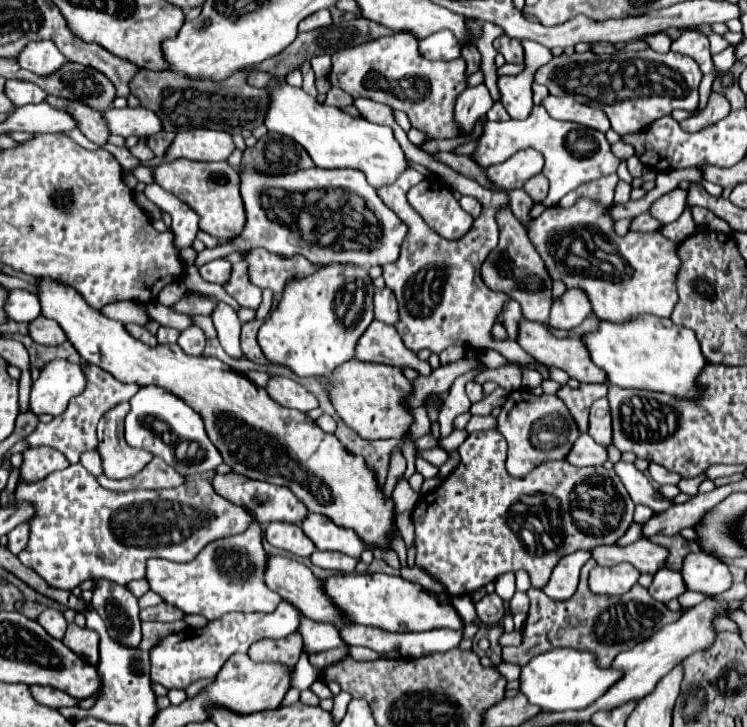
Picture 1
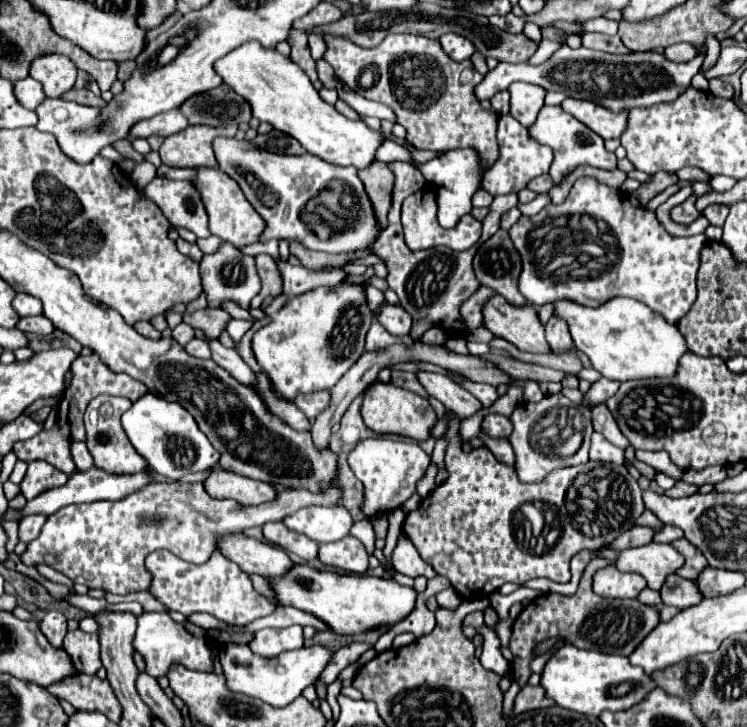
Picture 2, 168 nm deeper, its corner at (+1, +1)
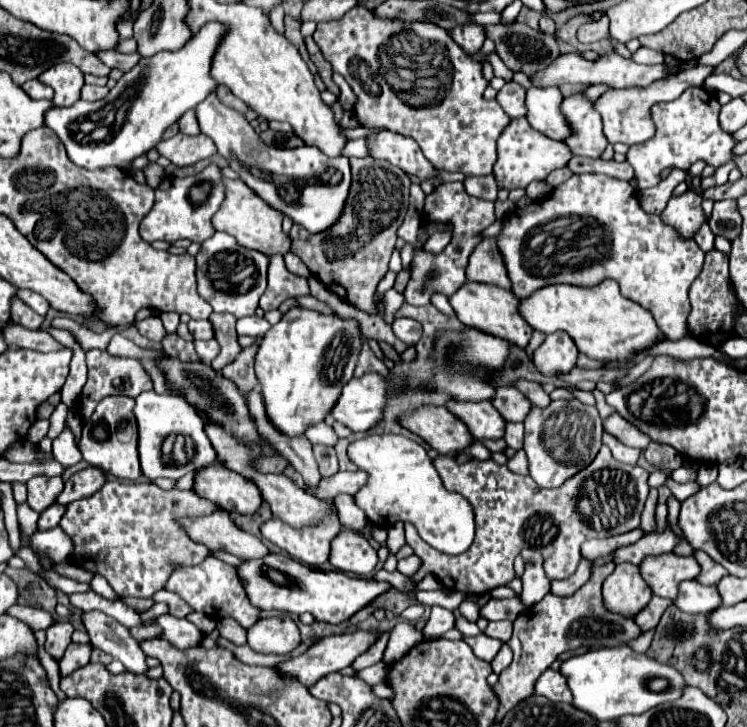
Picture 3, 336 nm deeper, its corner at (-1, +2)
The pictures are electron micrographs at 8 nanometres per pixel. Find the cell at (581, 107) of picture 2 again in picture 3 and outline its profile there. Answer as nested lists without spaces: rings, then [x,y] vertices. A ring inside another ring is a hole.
[[[695,66],[695,68],[689,68],[689,70],[681,70],[679,74],[667,78],[667,80],[661,80],[661,82],[655,82],[647,88],[627,88],[627,90],[607,90],[603,96],[599,96],[595,102],[593,102],[593,108],[599,110],[601,118],[603,118],[603,132],[607,136],[607,140],[611,144],[615,142],[623,142],[627,146],[631,144],[637,144],[637,142],[645,142],[649,140],[655,132],[653,132],[653,124],[649,122],[649,108],[655,104],[655,102],[661,102],[661,100],[675,100],[677,96],[683,94],[683,90],[691,88],[691,86],[703,86],[703,80],[713,74],[713,66]]]

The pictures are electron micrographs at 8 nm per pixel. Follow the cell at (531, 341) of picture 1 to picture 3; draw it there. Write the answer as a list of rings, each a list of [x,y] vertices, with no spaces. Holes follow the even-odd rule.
[[[465,282],[465,286],[461,286],[451,298],[449,298],[453,310],[457,312],[457,318],[475,330],[481,330],[485,334],[493,334],[497,338],[505,338],[507,342],[519,346],[519,348],[527,348],[529,340],[531,340],[531,332],[533,328],[525,322],[525,318],[519,312],[519,298],[509,292],[503,290],[499,286],[491,286],[491,284],[479,284],[479,282]]]

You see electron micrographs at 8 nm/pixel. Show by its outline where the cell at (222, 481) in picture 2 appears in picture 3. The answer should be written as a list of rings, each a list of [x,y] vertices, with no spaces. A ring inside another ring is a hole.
[[[221,466],[199,470],[193,488],[199,496],[215,502],[227,512],[255,514],[263,504],[261,492],[253,482],[247,482],[241,474],[233,474],[233,470],[225,470]]]

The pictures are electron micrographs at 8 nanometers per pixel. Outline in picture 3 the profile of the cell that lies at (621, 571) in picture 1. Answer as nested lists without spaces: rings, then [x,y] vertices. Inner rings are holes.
[[[617,564],[615,570],[603,582],[603,600],[611,612],[623,616],[635,616],[649,600],[651,588],[639,574],[639,566]]]

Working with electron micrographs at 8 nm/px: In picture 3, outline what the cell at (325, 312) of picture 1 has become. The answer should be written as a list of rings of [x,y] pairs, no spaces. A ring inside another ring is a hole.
[[[301,306],[291,308],[259,338],[255,372],[261,382],[265,410],[271,422],[287,436],[299,436],[309,424],[321,422],[349,378],[363,348],[363,334],[355,318],[321,314]]]

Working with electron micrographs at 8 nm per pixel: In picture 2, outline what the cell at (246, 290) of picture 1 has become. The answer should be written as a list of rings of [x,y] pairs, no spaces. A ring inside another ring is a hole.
[[[257,255],[255,263],[257,263],[257,271],[259,271],[263,287],[261,287],[259,295],[251,301],[251,307],[259,309],[267,297],[277,297],[283,293],[283,279],[281,279],[277,263],[273,261],[271,255]]]

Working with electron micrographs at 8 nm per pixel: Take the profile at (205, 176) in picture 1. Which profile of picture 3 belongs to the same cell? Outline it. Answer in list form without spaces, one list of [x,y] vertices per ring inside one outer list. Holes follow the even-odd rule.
[[[223,178],[223,186],[225,186],[225,200],[221,204],[221,208],[217,210],[217,214],[213,216],[213,226],[219,232],[227,232],[231,234],[241,246],[245,248],[253,248],[259,250],[267,256],[273,254],[285,254],[289,250],[289,236],[283,234],[281,230],[281,222],[283,222],[283,214],[269,208],[261,198],[257,198],[257,194],[253,194],[253,190],[249,190],[249,186],[245,186],[245,182],[241,180],[229,180]]]

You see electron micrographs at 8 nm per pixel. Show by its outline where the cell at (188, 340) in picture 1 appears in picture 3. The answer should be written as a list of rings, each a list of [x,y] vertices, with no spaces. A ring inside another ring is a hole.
[[[197,340],[195,350],[203,362],[211,362],[219,354],[219,344],[215,340]]]

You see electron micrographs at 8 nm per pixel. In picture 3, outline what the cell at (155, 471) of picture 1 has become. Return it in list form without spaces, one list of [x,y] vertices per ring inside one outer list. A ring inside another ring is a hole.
[[[85,468],[77,474],[73,474],[67,482],[65,482],[65,490],[57,496],[57,504],[69,504],[81,498],[89,498],[93,496],[97,490],[101,490],[101,486],[107,482],[105,470],[101,468]]]

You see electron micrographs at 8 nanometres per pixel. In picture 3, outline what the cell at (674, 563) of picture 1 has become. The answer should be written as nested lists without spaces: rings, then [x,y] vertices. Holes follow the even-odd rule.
[[[695,550],[695,560],[699,562],[699,566],[701,566],[701,574],[695,578],[699,584],[705,584],[705,586],[715,586],[725,574],[727,574],[727,570],[721,566],[721,564],[717,564],[717,562],[713,562],[705,552],[701,552],[701,550]]]

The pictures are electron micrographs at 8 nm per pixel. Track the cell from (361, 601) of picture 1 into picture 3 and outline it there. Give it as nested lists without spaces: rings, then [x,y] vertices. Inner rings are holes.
[[[269,554],[261,560],[245,562],[243,566],[239,566],[239,578],[253,606],[261,610],[277,610],[297,616],[309,612],[315,616],[317,622],[327,622],[327,624],[347,622],[355,612],[365,608],[377,596],[391,590],[391,584],[387,582],[351,578],[337,570],[329,572],[315,570],[283,554]]]

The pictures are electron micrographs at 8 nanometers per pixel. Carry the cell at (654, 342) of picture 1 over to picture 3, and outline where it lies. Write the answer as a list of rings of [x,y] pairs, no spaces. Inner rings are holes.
[[[605,280],[593,290],[567,284],[545,286],[521,300],[519,310],[531,328],[545,334],[565,330],[575,340],[579,352],[601,362],[627,364],[637,354],[649,352],[657,342],[665,340],[665,334],[657,328],[653,314],[633,300],[623,298],[615,280]]]

